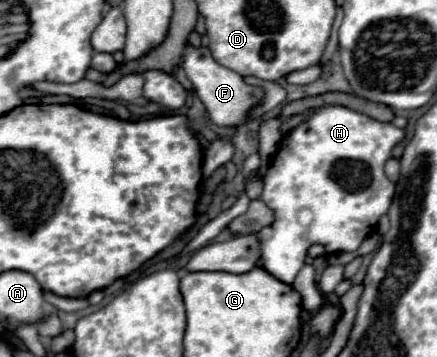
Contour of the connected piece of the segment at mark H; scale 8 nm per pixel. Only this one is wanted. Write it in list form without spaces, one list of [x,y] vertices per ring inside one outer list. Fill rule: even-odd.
[[[323,106],[307,116],[305,122],[295,126],[279,142],[279,150],[273,156],[267,174],[263,176],[261,200],[275,212],[275,222],[261,230],[261,248],[265,270],[285,284],[293,284],[293,278],[305,264],[307,248],[321,244],[327,254],[353,252],[359,244],[375,232],[379,218],[389,210],[395,184],[385,176],[385,162],[391,158],[393,148],[405,138],[405,130],[377,122],[365,114],[349,110],[345,106]]]

